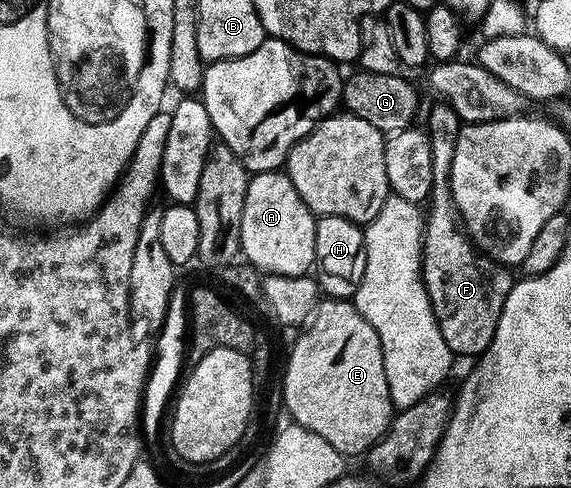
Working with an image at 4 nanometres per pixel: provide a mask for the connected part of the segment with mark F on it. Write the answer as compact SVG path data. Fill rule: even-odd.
M435 102L427 112L425 131L429 150L433 150L433 186L429 197L431 209L426 209L423 230L423 281L441 338L445 338L451 353L456 357L478 358L489 342L493 342L505 298L509 298L513 276L507 273L510 271L504 265L484 256L472 244L451 197L449 174L460 127L459 115L445 103Z

